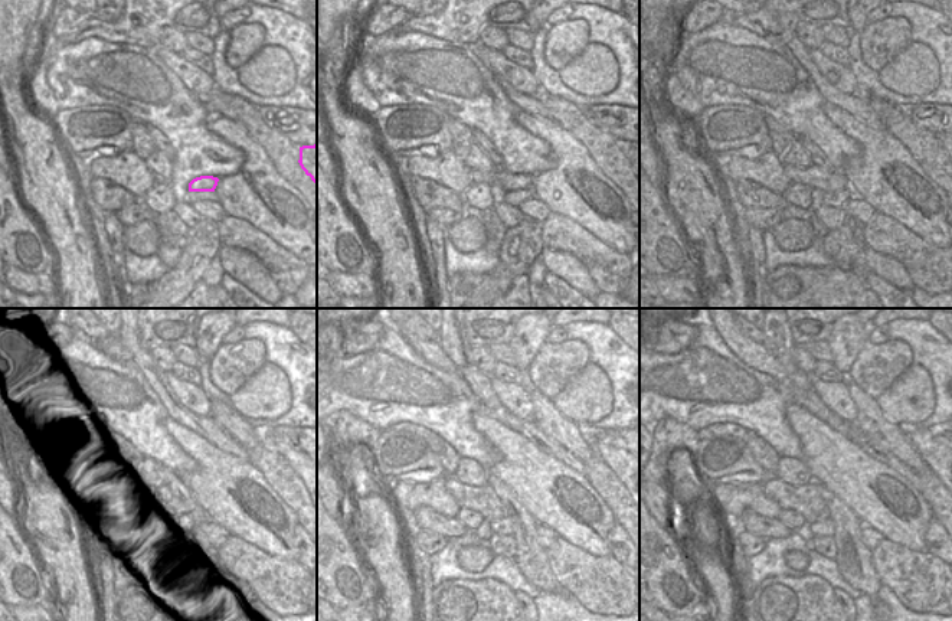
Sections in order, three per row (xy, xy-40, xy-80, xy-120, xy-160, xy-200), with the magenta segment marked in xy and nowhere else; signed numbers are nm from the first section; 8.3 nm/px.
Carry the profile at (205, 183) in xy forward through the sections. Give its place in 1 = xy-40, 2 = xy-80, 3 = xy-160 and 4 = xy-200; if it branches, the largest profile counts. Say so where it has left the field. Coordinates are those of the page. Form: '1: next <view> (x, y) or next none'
1: next xy-40 (507, 182)
2: next xy-80 (814, 177)
3: next xy-160 (483, 500)
4: next xy-200 (805, 499)

